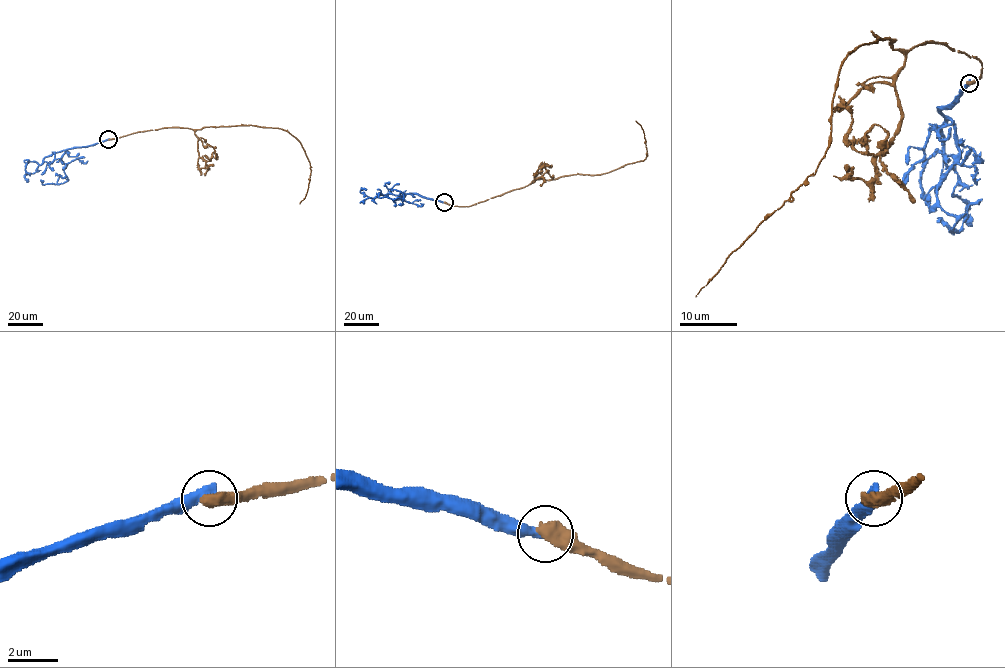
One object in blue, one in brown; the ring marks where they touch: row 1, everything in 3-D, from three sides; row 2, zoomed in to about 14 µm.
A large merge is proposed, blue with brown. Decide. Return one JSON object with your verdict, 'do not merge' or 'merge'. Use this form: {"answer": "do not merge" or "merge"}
{"answer": "do not merge"}

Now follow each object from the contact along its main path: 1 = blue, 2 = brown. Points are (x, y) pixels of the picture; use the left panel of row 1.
1: (108, 139), (69, 148), (61, 159), (67, 177), (65, 181), (43, 184), (40, 180)
2: (108, 139), (163, 128), (200, 129), (252, 125), (280, 128), (299, 141), (310, 164), (308, 188), (300, 203)

